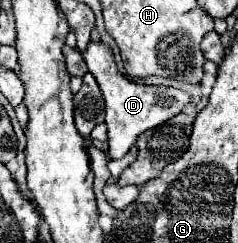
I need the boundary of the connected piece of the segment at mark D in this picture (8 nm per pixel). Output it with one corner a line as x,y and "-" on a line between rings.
89,41
87,49
83,51
83,59
85,59
89,71
93,73
93,77
97,79
99,89
105,99
105,111
107,111
105,123
109,129
107,145
109,145
109,157
113,157
113,159
121,159
143,131
169,121
169,117
175,117
191,103
191,95
181,89
139,85
139,83
123,77
115,65
111,49
101,41
99,43

